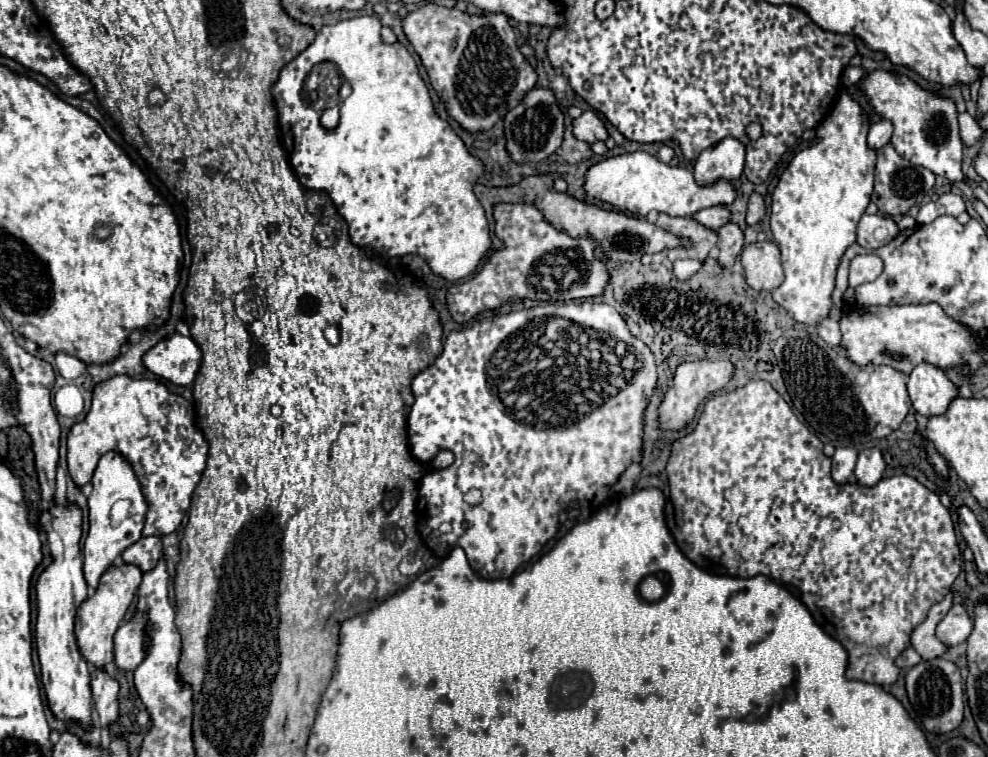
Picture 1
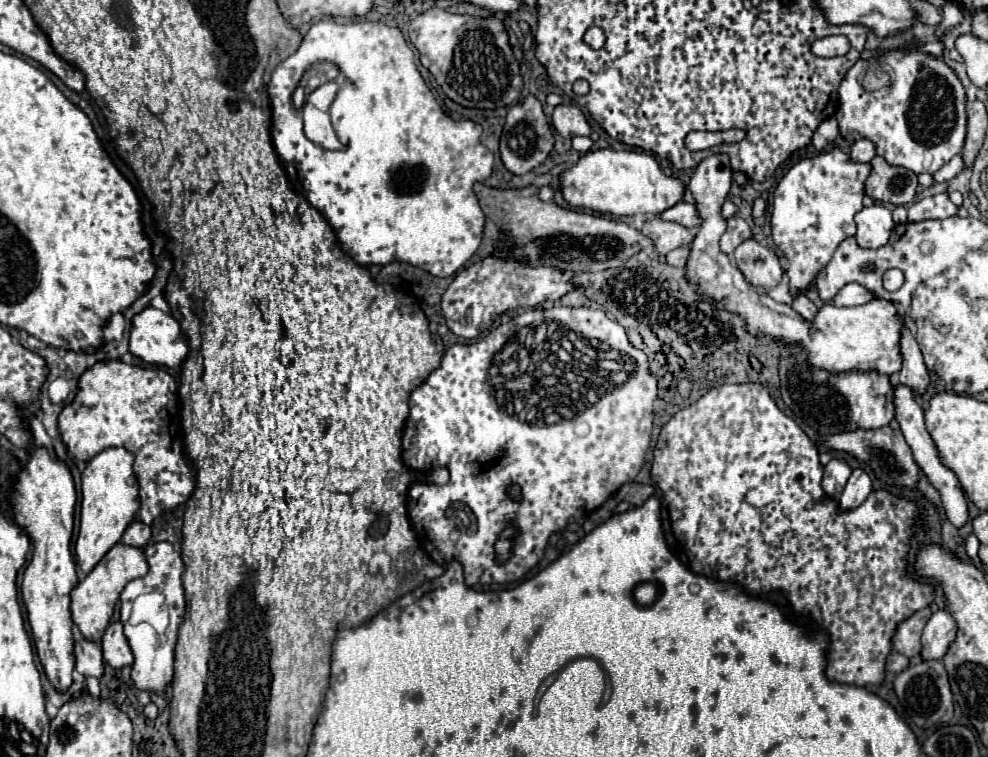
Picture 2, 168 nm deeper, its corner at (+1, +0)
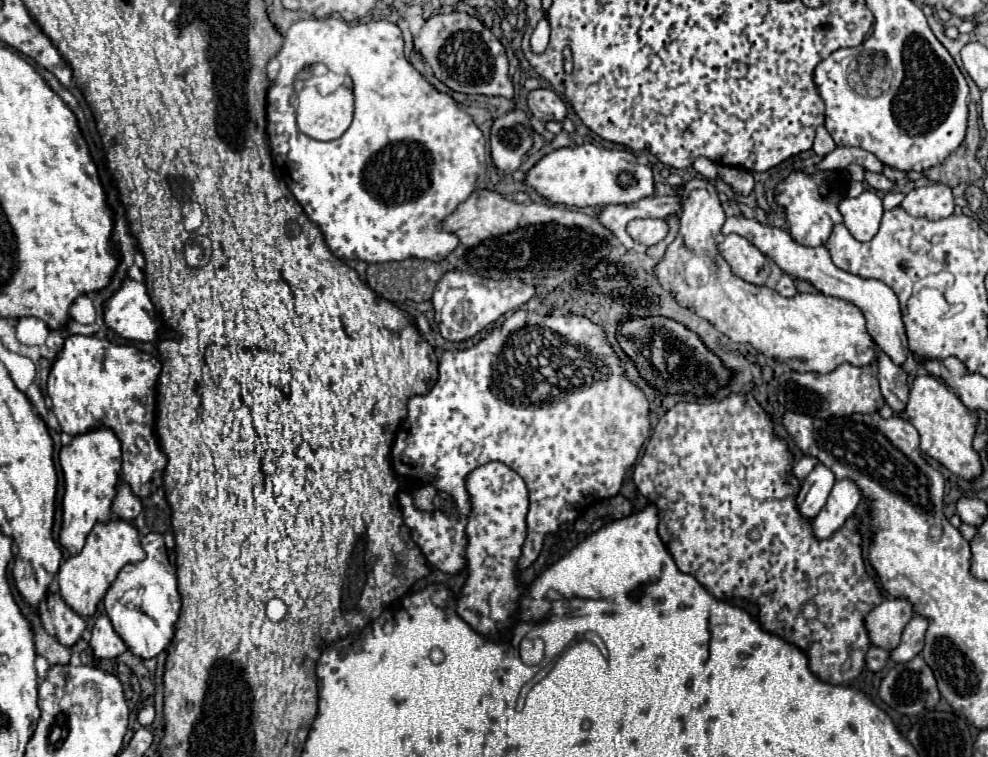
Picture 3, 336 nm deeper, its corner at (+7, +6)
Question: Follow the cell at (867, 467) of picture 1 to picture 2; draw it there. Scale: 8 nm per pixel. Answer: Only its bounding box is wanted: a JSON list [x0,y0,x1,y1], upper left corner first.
[838,468,872,510]

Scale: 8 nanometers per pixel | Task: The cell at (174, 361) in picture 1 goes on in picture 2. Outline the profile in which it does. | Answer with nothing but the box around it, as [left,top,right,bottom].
[130,308,190,368]

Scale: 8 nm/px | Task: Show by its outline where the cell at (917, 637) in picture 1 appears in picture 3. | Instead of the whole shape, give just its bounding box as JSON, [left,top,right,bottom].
[864,598,914,650]

